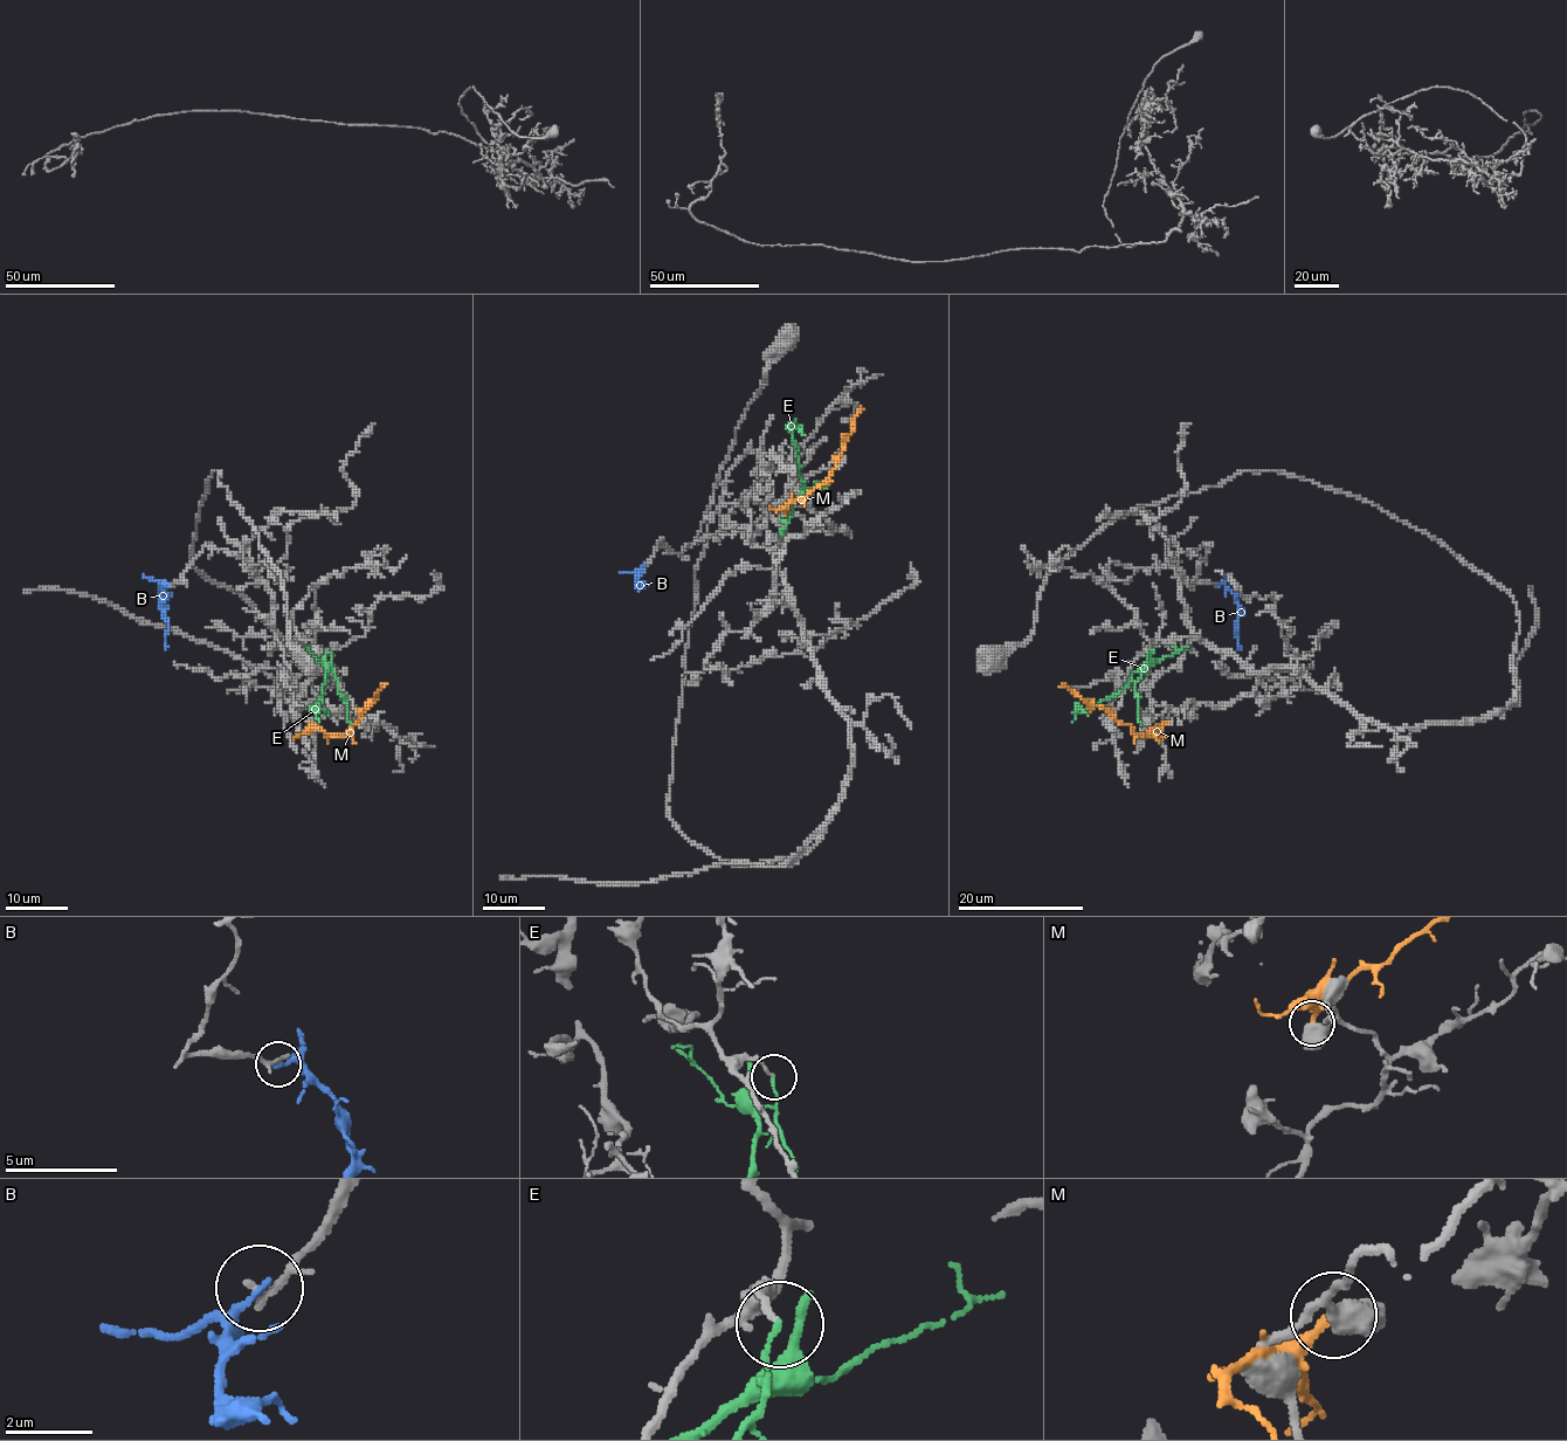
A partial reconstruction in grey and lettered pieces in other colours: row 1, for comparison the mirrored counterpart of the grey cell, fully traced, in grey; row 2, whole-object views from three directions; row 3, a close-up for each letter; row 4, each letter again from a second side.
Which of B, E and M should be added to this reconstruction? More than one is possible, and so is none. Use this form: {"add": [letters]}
{"add": []}

